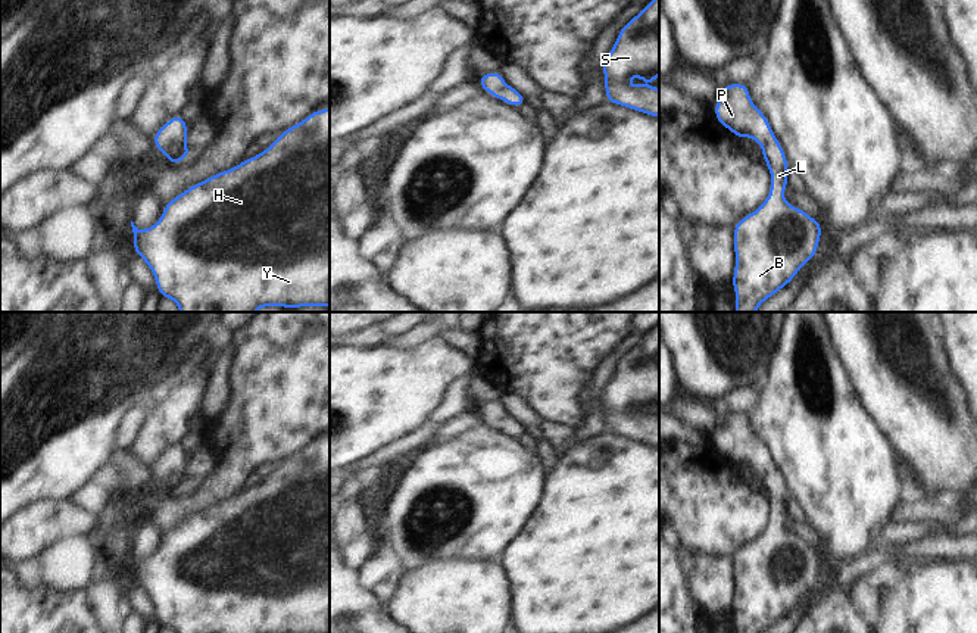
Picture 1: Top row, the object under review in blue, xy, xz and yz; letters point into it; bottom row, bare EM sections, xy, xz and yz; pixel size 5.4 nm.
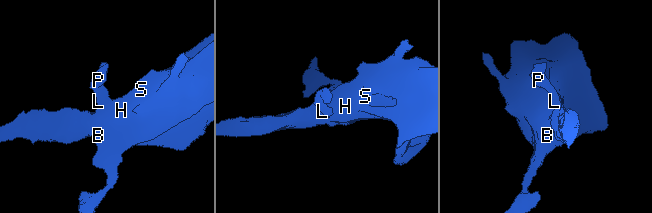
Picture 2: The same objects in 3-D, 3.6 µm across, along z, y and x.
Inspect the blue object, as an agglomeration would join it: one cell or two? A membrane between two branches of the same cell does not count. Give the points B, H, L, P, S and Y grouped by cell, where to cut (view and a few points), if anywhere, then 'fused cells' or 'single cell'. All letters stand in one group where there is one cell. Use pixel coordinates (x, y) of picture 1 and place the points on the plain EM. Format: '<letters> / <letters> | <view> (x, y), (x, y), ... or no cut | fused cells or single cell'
B H L P S Y | no cut | single cell

